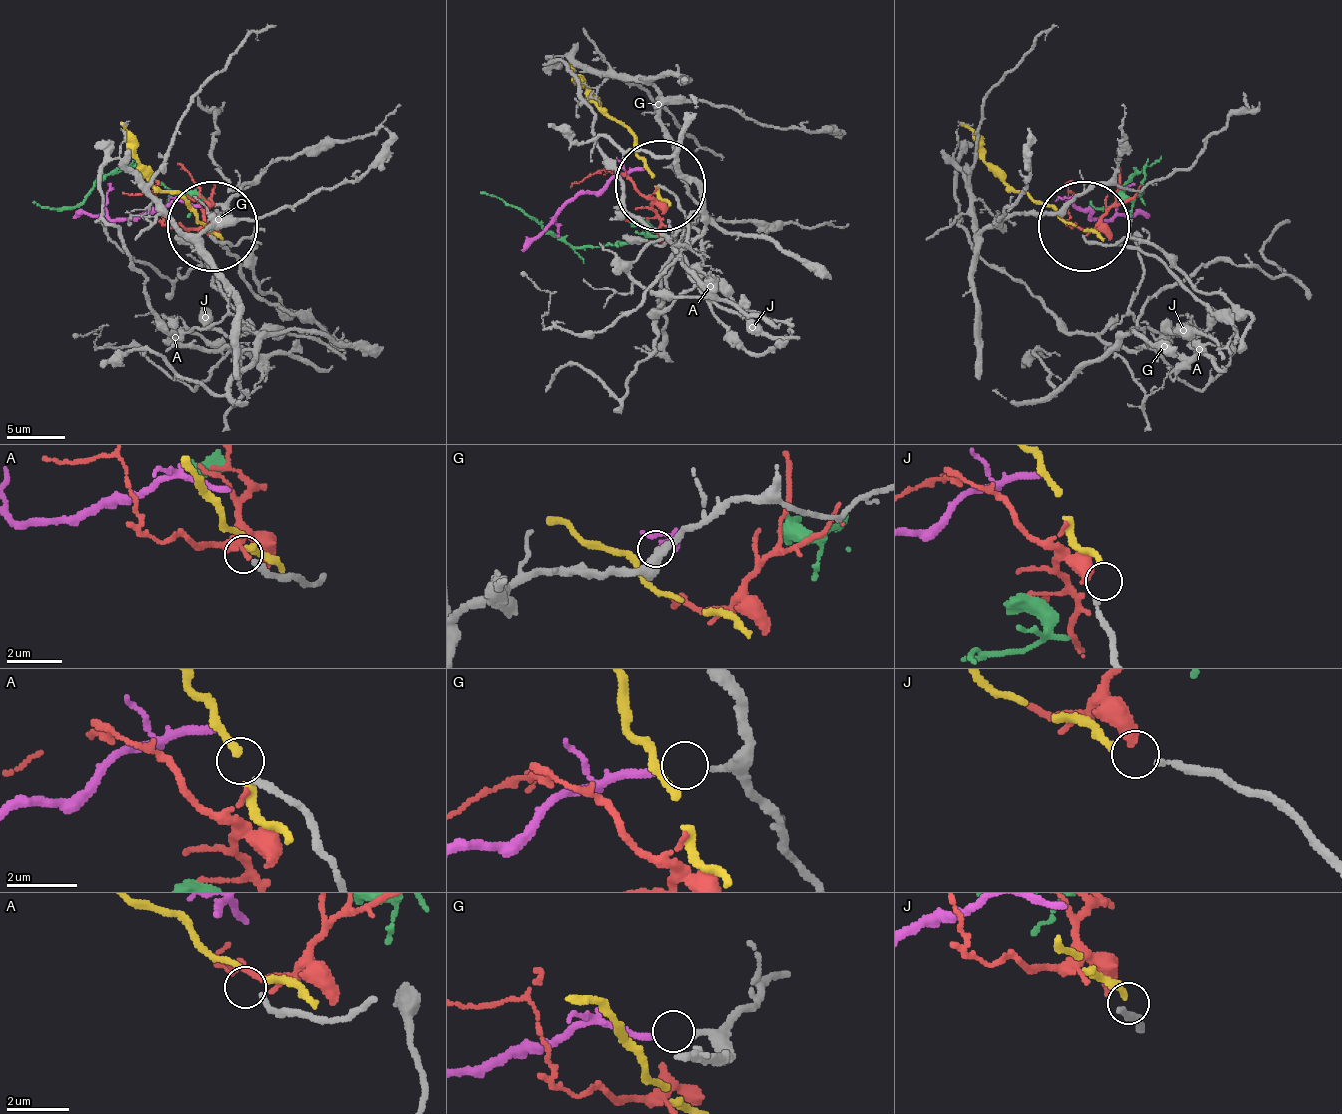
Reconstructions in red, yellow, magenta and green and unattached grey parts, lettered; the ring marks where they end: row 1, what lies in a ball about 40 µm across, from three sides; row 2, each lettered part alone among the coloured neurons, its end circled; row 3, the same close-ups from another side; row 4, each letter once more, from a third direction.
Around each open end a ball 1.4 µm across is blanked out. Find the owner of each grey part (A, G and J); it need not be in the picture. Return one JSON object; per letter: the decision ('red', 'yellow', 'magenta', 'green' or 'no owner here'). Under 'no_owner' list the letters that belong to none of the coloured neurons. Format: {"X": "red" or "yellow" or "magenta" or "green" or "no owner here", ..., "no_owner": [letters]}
{"A": "no owner here", "G": "magenta", "J": "yellow", "no_owner": ["A"]}

